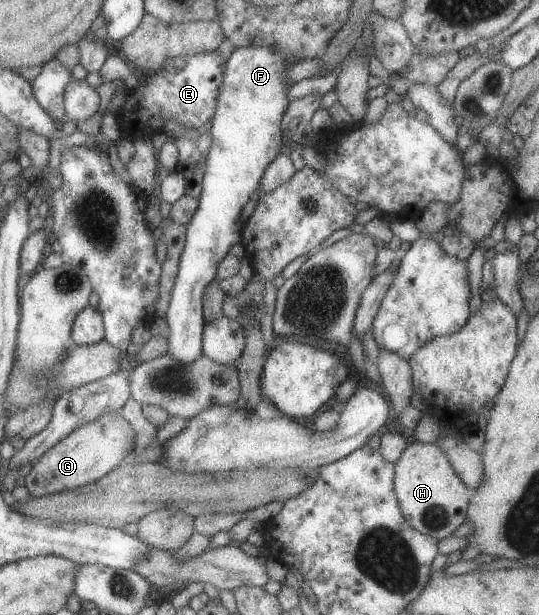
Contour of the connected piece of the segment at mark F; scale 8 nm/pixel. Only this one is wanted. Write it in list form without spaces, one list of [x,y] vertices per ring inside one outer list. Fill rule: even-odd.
[[[259,45],[234,49],[223,67],[223,81],[219,87],[215,114],[211,119],[211,146],[206,158],[205,174],[202,177],[202,191],[198,198],[197,210],[186,226],[183,252],[178,263],[178,271],[170,294],[170,301],[165,309],[165,321],[168,326],[167,355],[179,363],[191,365],[197,357],[202,356],[202,300],[205,287],[217,279],[217,265],[228,255],[227,251],[241,242],[237,219],[249,195],[260,186],[261,177],[271,161],[280,155],[282,142],[280,122],[288,105],[287,89],[290,83],[285,81],[285,71],[297,64],[295,57],[285,57],[277,49]]]

